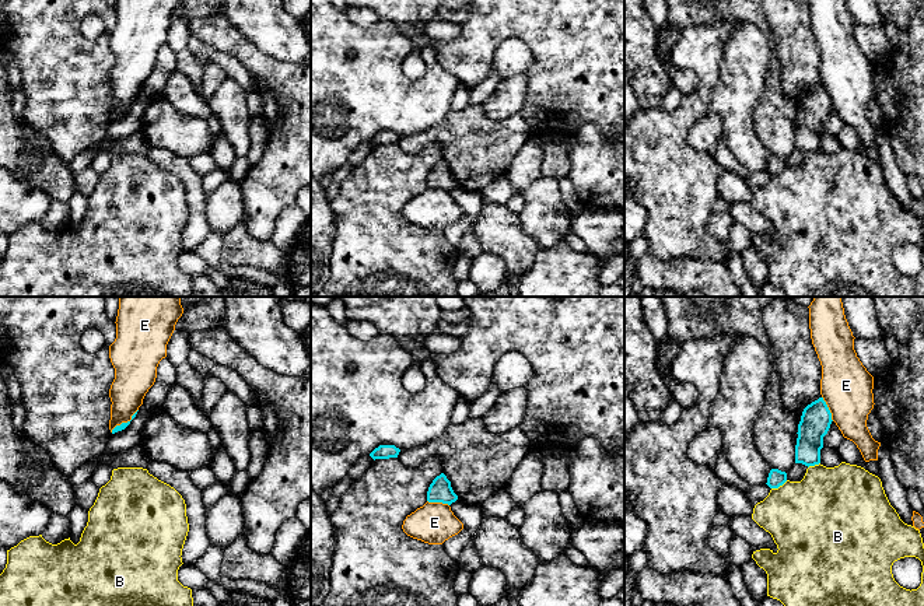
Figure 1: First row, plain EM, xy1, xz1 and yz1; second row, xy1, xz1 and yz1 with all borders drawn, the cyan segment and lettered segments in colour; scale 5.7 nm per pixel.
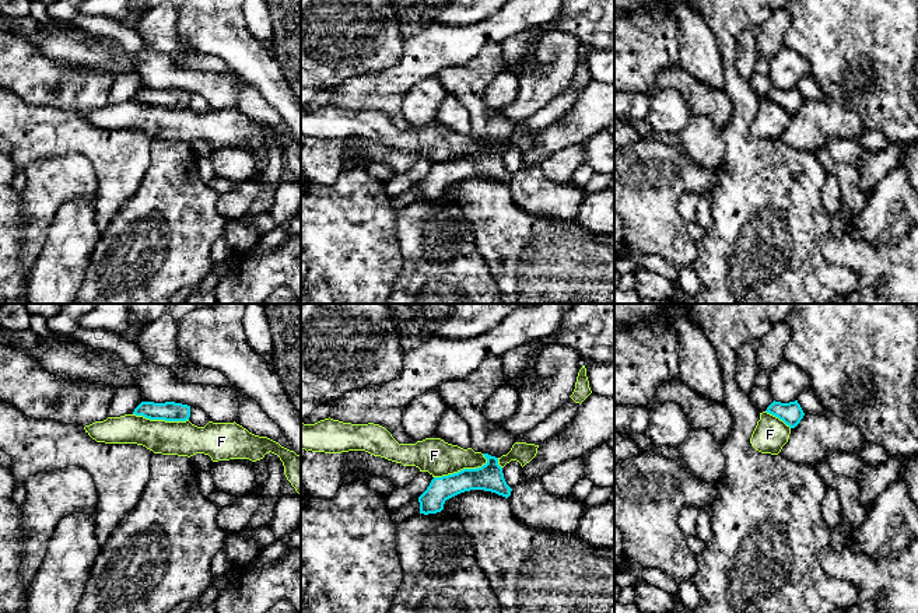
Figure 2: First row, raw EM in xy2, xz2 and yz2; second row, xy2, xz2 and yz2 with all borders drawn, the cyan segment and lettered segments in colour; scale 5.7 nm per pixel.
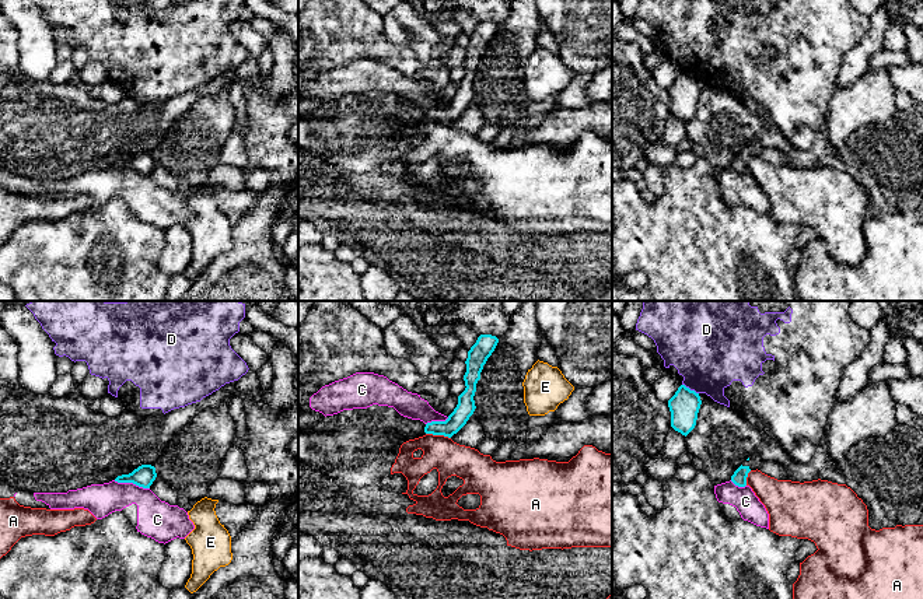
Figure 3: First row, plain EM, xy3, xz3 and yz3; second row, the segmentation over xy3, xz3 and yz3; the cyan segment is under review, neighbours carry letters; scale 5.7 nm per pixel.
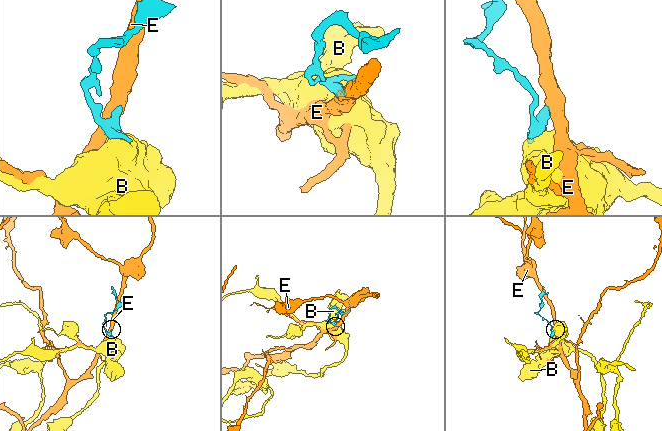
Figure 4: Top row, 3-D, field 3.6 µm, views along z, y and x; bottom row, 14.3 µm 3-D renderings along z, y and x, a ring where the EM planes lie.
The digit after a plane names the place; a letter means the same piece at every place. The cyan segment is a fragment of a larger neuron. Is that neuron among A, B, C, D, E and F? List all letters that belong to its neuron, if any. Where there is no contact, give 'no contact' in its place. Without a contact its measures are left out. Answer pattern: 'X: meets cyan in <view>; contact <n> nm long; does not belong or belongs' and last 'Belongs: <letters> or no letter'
A: meets cyan in xz3; contact 150 nm long; does not belong
B: meets cyan in yz1; contact 110 nm long; does not belong
C: meets cyan in xy3; contact 220 nm long; does not belong
D: meets cyan in yz3; contact 110 nm long; does not belong
E: meets cyan in xy1; contact 200 nm long; does not belong
F: meets cyan in xz2; contact 320 nm long; does not belong
Belongs: no letter

